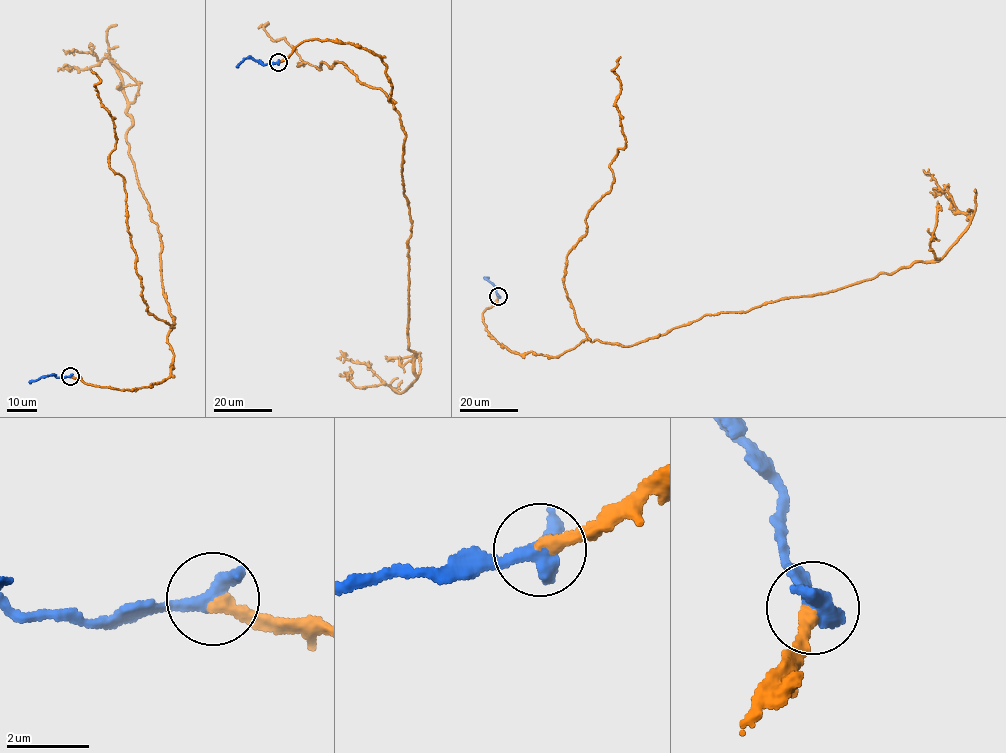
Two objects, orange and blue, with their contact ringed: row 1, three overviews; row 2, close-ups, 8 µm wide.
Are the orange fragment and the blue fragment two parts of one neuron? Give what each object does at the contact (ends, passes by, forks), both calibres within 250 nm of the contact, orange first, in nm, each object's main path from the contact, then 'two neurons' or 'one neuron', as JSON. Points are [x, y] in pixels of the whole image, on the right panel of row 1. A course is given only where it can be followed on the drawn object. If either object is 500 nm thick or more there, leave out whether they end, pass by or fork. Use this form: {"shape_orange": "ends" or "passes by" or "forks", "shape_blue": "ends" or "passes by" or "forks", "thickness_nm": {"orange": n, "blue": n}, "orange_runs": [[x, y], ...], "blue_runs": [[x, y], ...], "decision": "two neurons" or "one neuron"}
{"shape_orange": "ends", "shape_blue": "passes by", "thickness_nm": {"orange": 320, "blue": 440}, "orange_runs": [[498, 296], [482, 315], [492, 338], [558, 356], [826, 293], [939, 260], [964, 233], [930, 174]], "blue_runs": [[498, 296], [491, 282], [485, 278], [488, 277]], "decision": "one neuron"}

